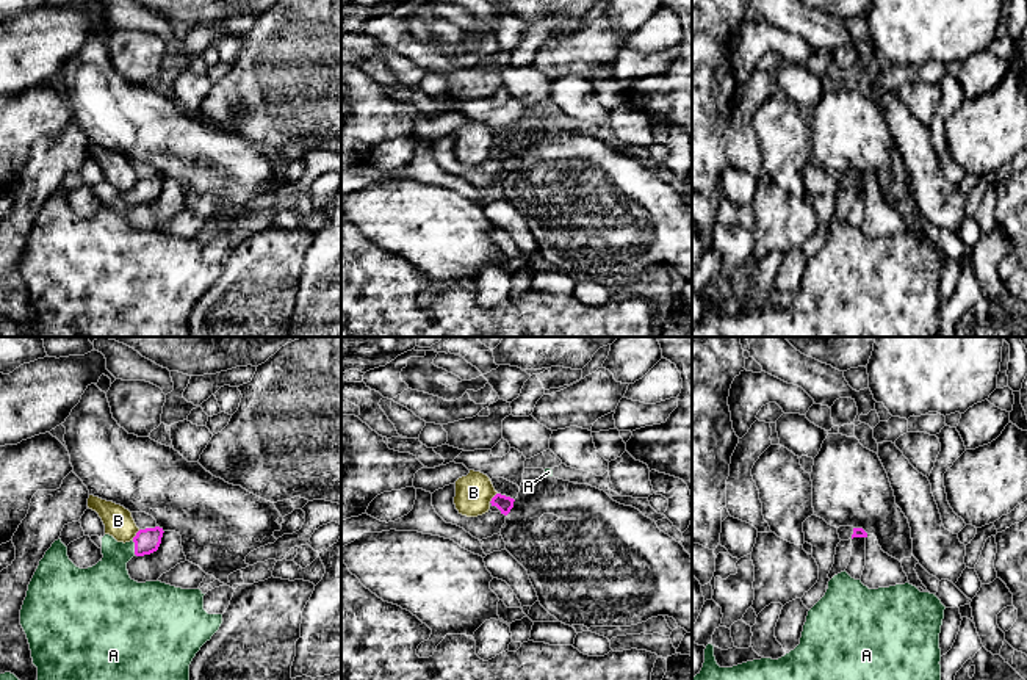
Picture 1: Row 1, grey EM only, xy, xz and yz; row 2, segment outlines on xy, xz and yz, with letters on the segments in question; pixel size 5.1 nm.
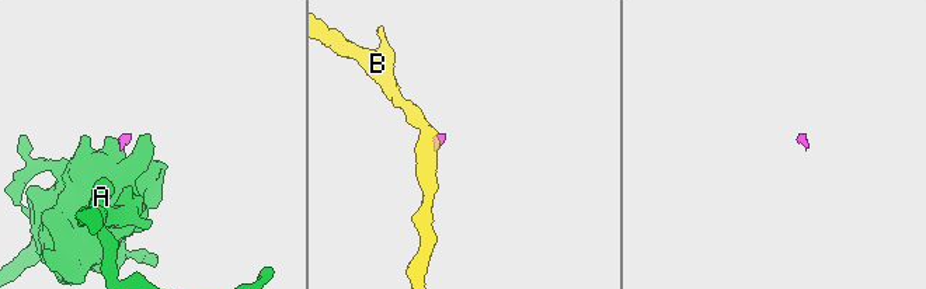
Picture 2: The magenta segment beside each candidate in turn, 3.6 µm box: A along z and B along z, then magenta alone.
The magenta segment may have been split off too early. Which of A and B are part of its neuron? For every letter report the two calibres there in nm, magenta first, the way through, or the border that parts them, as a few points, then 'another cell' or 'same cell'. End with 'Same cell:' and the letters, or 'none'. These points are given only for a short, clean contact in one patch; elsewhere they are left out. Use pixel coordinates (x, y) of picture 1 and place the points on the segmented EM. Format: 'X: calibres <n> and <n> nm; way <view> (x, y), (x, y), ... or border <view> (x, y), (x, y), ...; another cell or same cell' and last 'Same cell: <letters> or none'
A: calibres 130 and 260 nm; way xy (146, 541), (135, 547), (113, 566), (107, 586); same cell
B: calibres 130 and 150 nm; border xy (140, 530), (132, 539); another cell
Same cell: A

